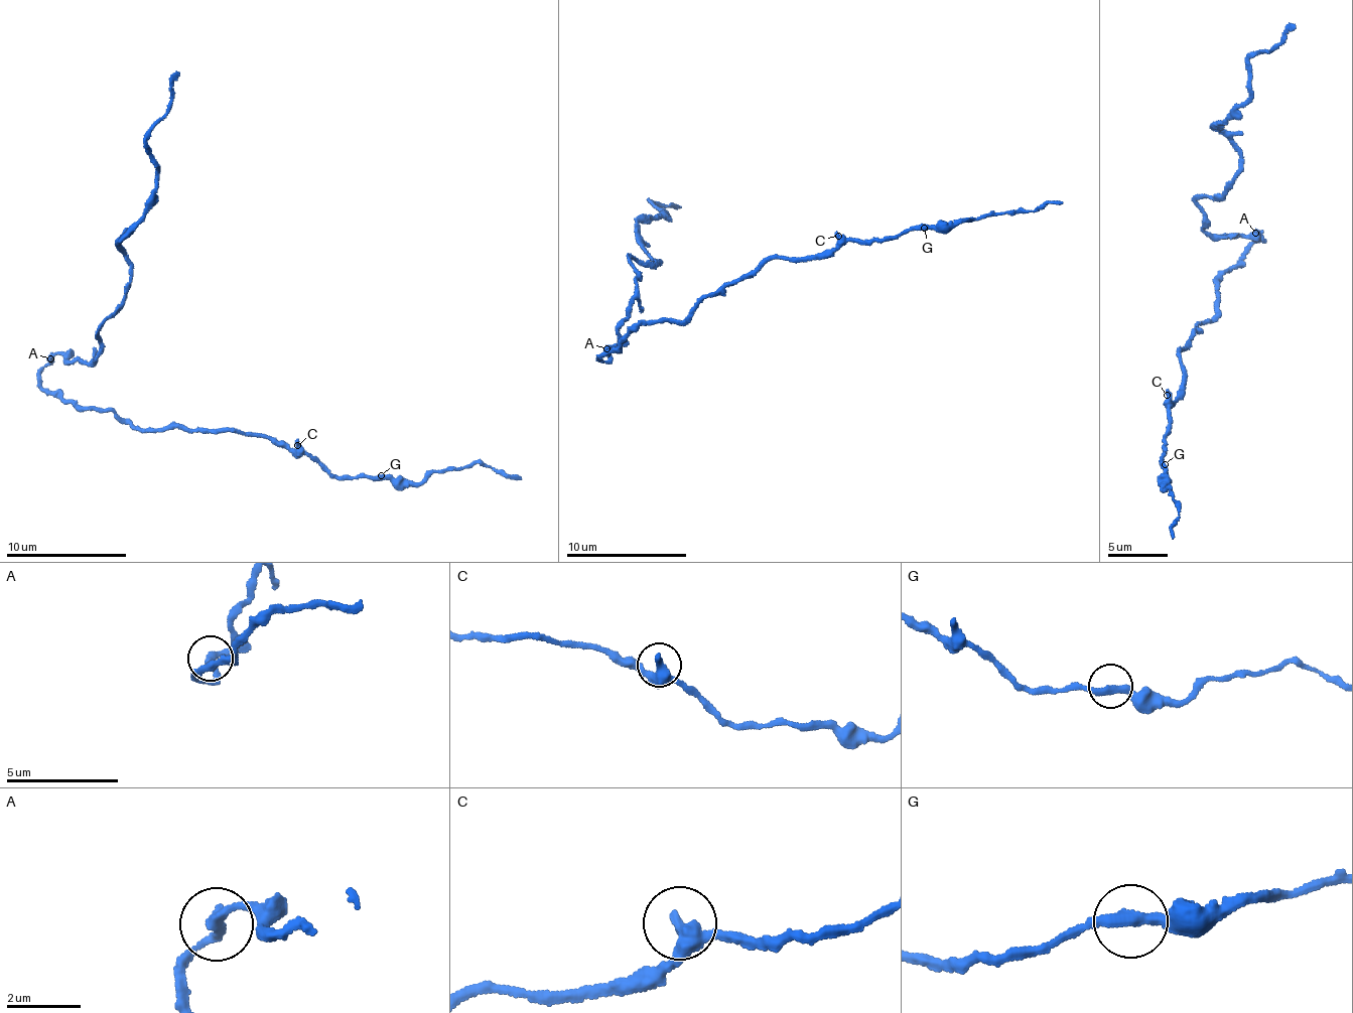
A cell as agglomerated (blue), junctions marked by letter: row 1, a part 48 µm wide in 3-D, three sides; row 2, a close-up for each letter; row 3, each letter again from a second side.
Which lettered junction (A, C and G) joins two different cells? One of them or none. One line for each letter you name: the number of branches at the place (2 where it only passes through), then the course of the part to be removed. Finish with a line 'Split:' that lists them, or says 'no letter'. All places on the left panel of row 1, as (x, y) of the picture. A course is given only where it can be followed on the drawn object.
A: Branches: 2. Course of the part to remove: (51, 358), (94, 360), (124, 296), (120, 245), (157, 181), (147, 138), (171, 98), (175, 70)
Split: A

